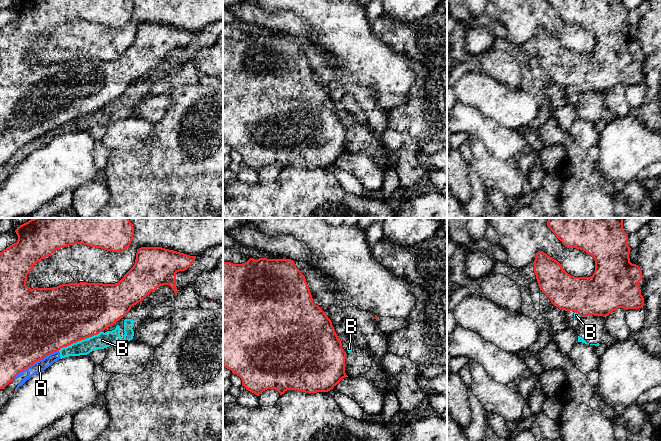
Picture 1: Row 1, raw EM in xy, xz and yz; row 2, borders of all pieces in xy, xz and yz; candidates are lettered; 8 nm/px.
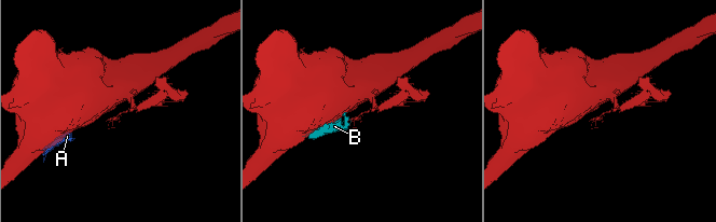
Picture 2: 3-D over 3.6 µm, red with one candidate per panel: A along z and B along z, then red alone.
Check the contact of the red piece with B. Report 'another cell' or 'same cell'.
another cell

